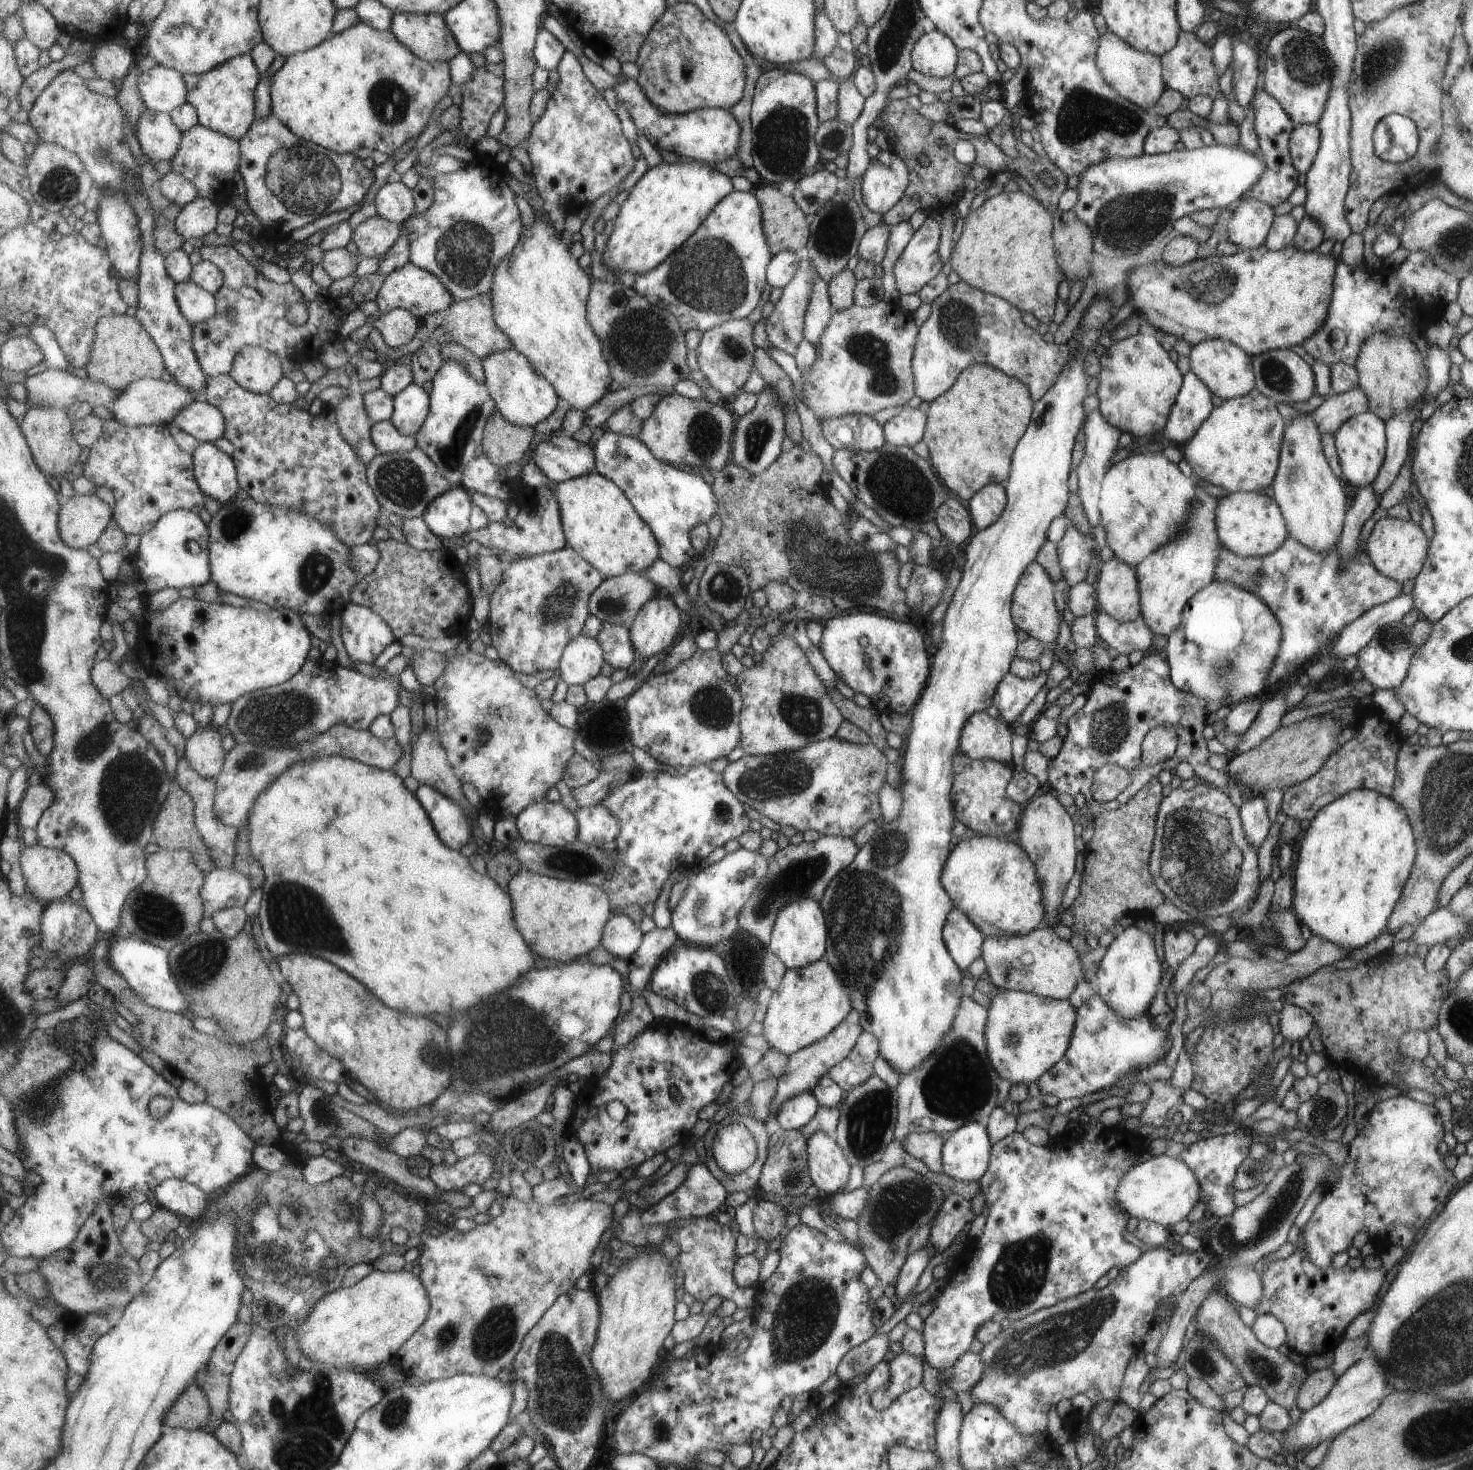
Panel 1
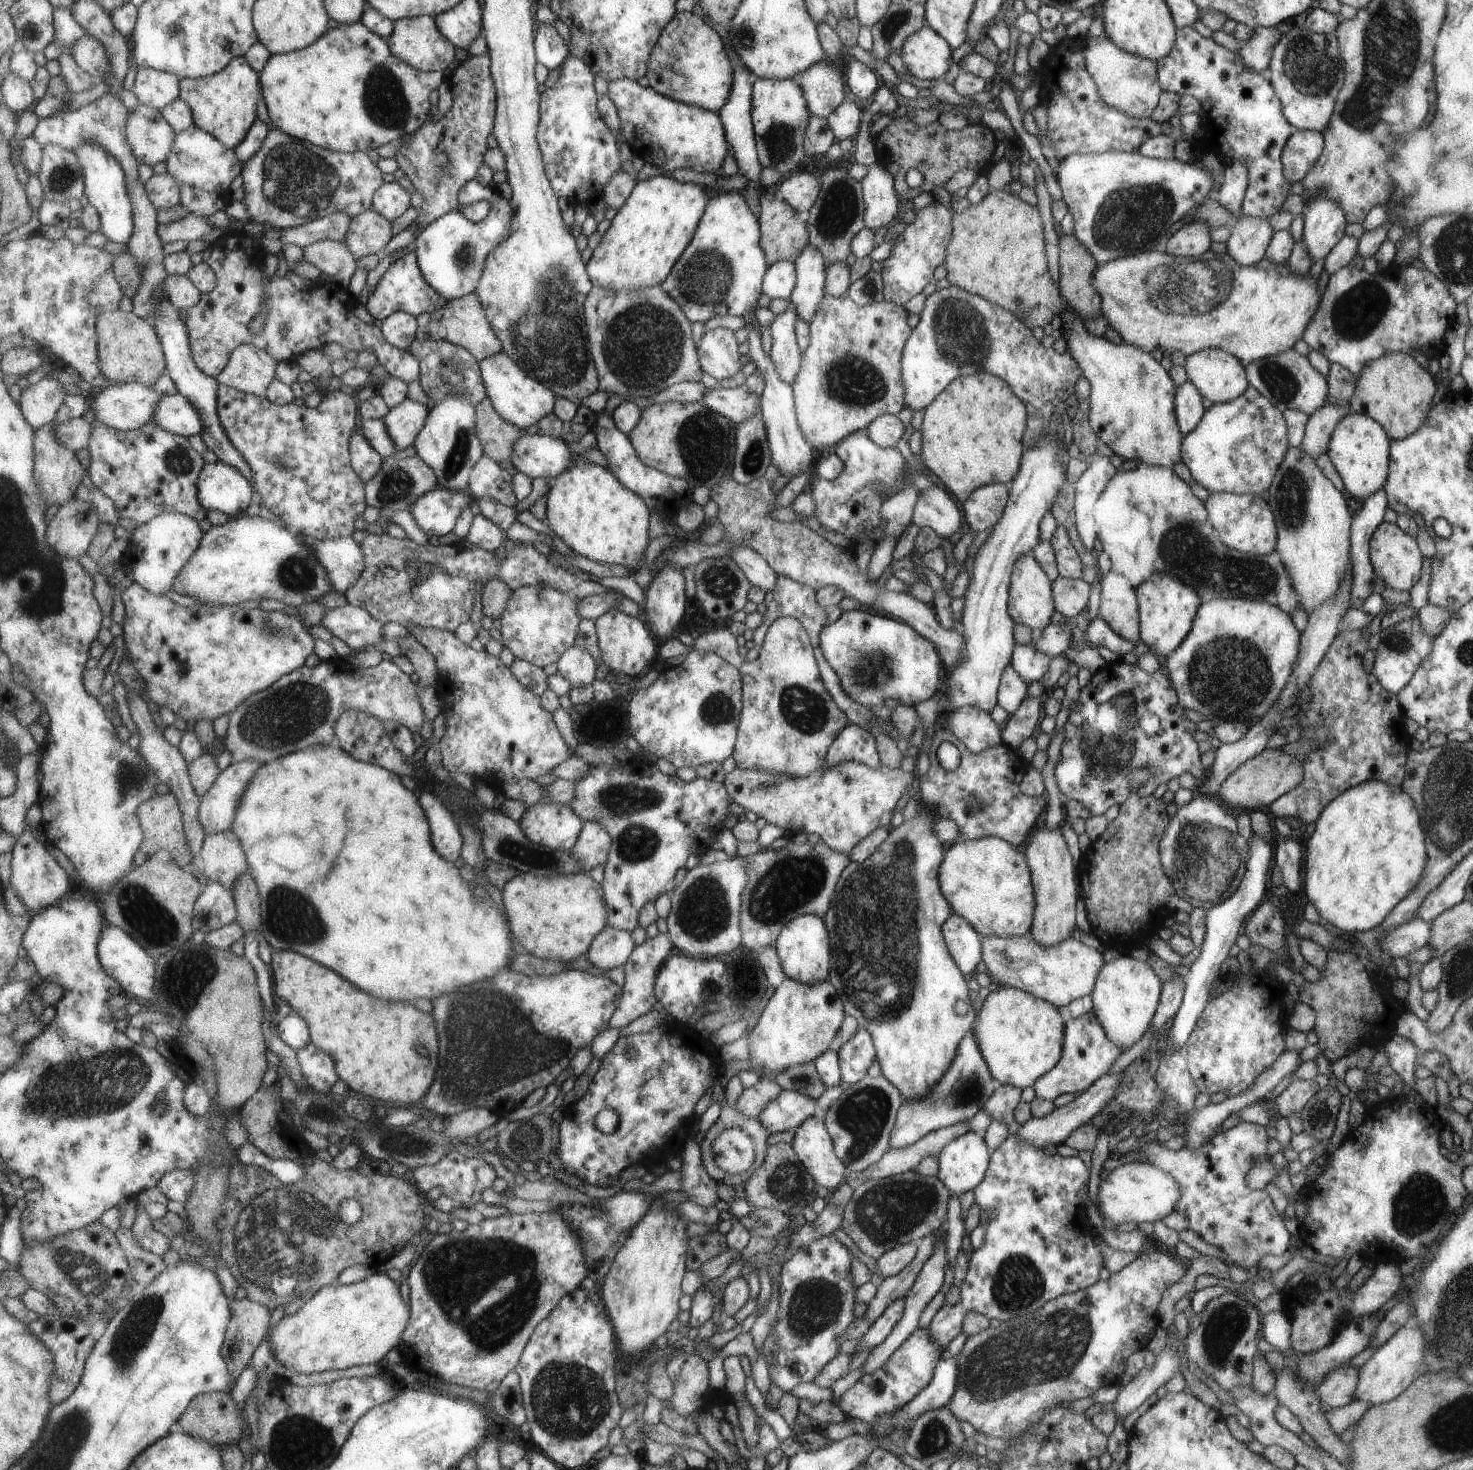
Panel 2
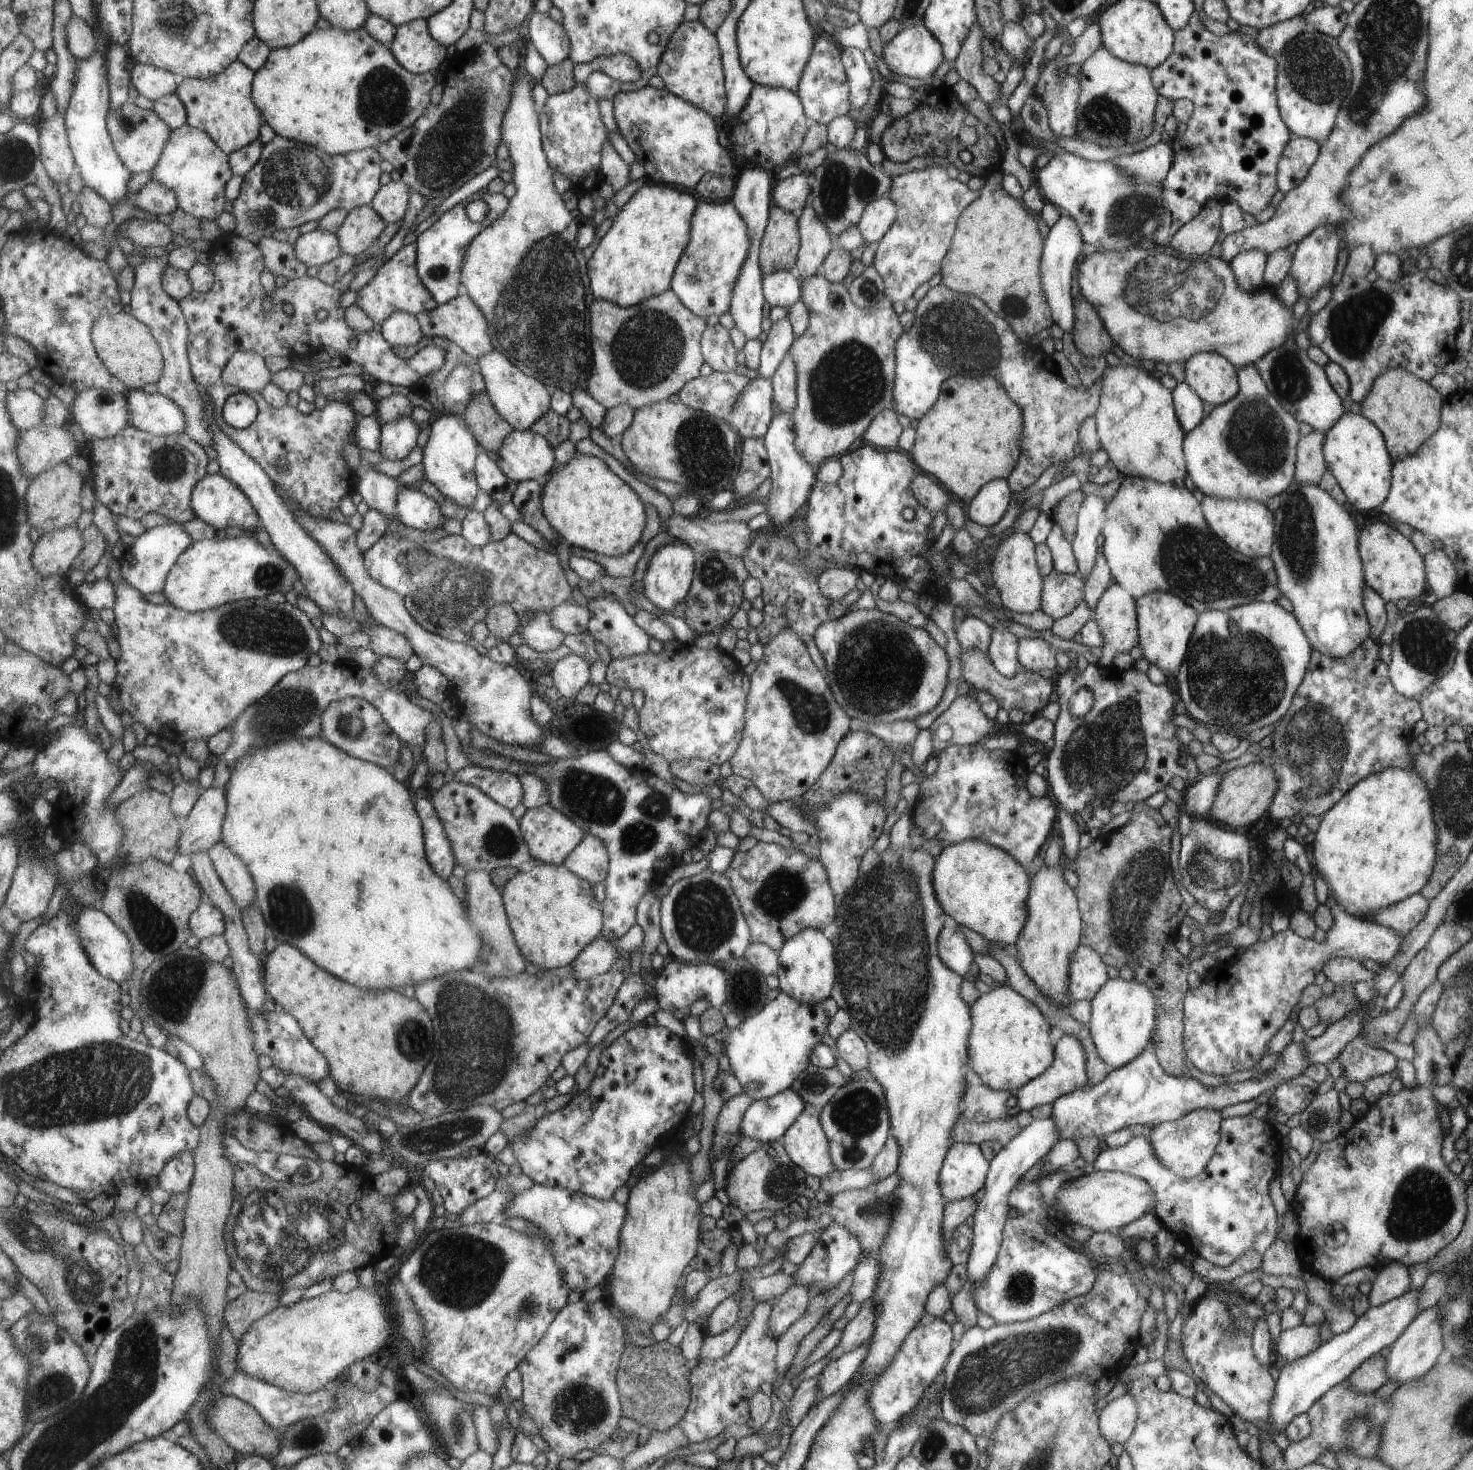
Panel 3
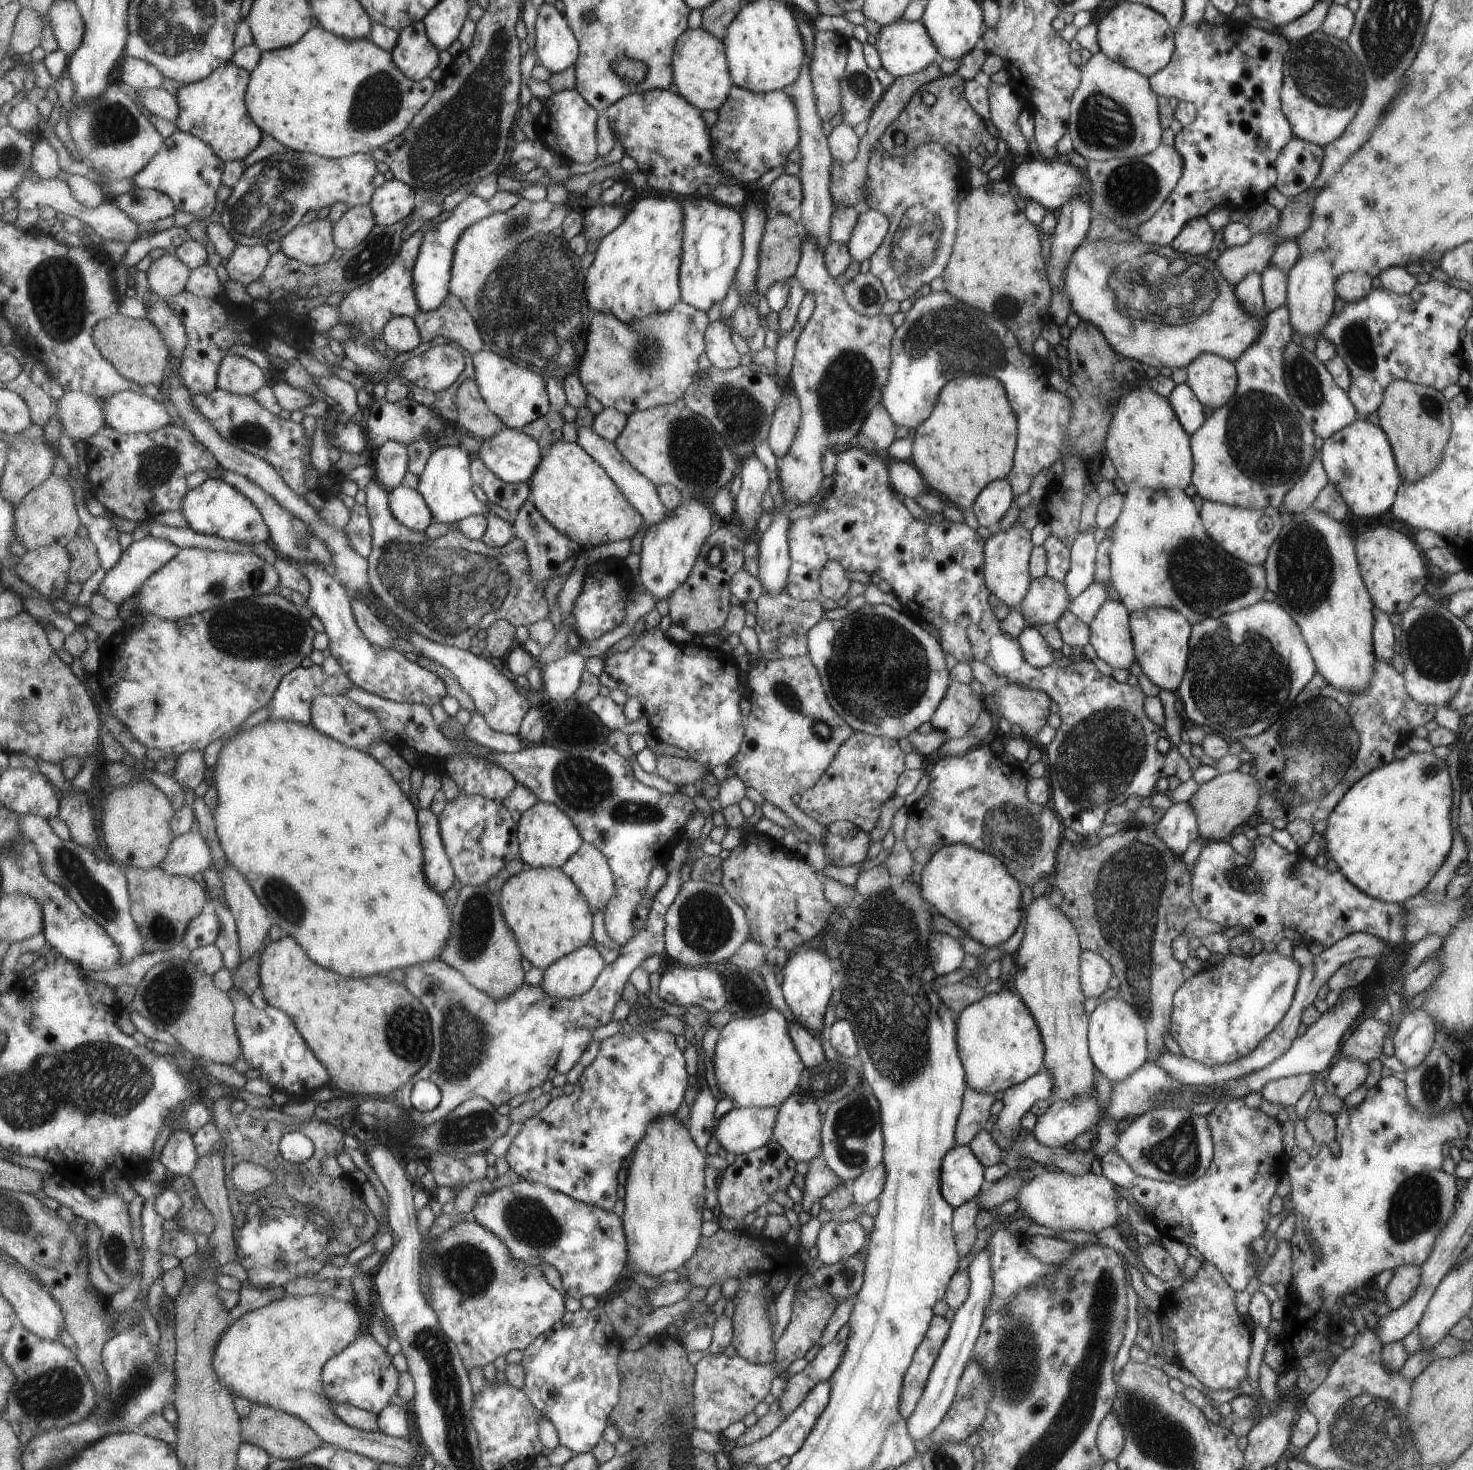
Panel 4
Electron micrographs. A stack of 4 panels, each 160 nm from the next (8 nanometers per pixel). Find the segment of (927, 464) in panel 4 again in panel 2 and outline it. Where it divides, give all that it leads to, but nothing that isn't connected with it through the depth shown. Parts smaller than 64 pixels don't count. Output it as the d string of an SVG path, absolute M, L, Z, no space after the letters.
M970 370L968 374L956 377L924 411L920 429L921 452L918 456L923 460L925 468L939 478L942 486L945 486L959 502L967 501L967 498L981 486L990 483L1008 484L1018 473L1028 411L1023 400L1014 394L1011 386L1003 378L980 370Z

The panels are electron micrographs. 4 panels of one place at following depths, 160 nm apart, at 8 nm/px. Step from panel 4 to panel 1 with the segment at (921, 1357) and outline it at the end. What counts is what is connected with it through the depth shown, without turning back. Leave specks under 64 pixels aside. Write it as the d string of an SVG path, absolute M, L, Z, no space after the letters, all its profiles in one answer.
M906 1351L895 1354L889 1362L884 1364L890 1367L891 1378L888 1379L887 1386L881 1386L871 1394L871 1406L879 1411L887 1409L891 1402L907 1390L922 1384L923 1370L925 1370L923 1358L912 1356Z

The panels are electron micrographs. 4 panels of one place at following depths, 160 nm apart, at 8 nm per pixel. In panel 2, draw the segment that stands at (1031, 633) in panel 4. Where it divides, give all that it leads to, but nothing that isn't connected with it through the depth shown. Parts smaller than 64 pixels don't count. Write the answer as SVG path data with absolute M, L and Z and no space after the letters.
M1032 643L1015 644L1013 657L1010 659L1010 666L1015 674L1028 685L1039 681L1049 668L1049 656L1035 650Z

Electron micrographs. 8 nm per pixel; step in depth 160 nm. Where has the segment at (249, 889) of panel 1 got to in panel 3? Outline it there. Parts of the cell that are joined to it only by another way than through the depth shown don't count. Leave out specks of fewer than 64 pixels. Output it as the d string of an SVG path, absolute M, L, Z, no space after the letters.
M206 894L202 898L203 904L191 915L190 925L193 935L200 941L204 938L223 935L226 931L224 912L210 902Z

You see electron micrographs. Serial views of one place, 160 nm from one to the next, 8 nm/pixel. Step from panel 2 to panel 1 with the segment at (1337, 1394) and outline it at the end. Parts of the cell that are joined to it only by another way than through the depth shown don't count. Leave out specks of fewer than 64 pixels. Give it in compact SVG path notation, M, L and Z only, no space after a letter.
M1327 1368L1315 1370L1308 1374L1306 1381L1299 1386L1295 1406L1301 1411L1308 1410L1313 1404L1318 1404L1329 1394L1335 1384L1336 1376Z

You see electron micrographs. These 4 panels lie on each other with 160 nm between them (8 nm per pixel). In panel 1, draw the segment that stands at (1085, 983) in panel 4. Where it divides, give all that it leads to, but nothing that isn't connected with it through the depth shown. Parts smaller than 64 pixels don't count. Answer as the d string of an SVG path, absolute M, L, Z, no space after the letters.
M1044 924L1038 929L1025 935L996 935L989 936L983 942L982 958L985 963L985 974L994 990L1013 990L1051 999L1067 999L1074 993L1075 986L1083 981L1083 968L1079 962L1079 955L1068 941L1061 940L1052 928Z

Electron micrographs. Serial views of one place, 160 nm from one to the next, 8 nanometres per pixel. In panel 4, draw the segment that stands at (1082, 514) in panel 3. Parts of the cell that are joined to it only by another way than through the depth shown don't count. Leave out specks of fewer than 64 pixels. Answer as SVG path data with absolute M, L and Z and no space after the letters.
M1087 526L1070 547L1070 566L1063 578L1063 586L1067 586L1067 594L1071 600L1076 598L1094 580L1094 559L1098 546L1094 538L1096 526Z

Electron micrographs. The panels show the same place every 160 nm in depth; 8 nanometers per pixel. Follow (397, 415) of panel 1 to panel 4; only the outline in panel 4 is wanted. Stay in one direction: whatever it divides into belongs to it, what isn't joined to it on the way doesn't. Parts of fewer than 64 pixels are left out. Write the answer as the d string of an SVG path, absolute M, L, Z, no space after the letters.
M397 440L385 442L377 451L374 477L393 490L403 484L407 472L410 472L407 446Z

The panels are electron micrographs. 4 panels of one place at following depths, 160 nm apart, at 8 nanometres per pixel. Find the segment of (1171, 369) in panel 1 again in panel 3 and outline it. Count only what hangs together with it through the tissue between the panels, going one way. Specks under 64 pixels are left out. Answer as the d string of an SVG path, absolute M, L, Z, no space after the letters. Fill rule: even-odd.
M1059 215L1057 222L1049 228L1046 242L1043 245L1041 260L1042 289L1045 291L1046 301L1050 305L1051 316L1055 319L1055 324L1061 328L1062 332L1069 332L1075 326L1075 314L1073 302L1069 295L1071 290L1071 276L1073 276L1073 266L1079 256L1082 238L1077 228L1076 222L1068 215ZM1111 358L1103 375L1097 379L1100 386L1099 406L1094 410L1096 433L1108 459L1119 474L1164 483L1182 482L1186 471L1182 442L1185 433L1175 414L1173 395L1158 380L1151 378L1146 366L1125 366Z

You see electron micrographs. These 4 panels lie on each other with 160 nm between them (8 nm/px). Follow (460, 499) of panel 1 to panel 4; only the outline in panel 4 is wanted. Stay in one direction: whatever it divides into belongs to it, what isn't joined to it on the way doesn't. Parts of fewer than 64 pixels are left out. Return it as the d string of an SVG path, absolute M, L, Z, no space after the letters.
M399 486L397 489L391 490L390 496L393 514L410 530L423 532L431 526L431 523L435 522L433 510L419 490Z

